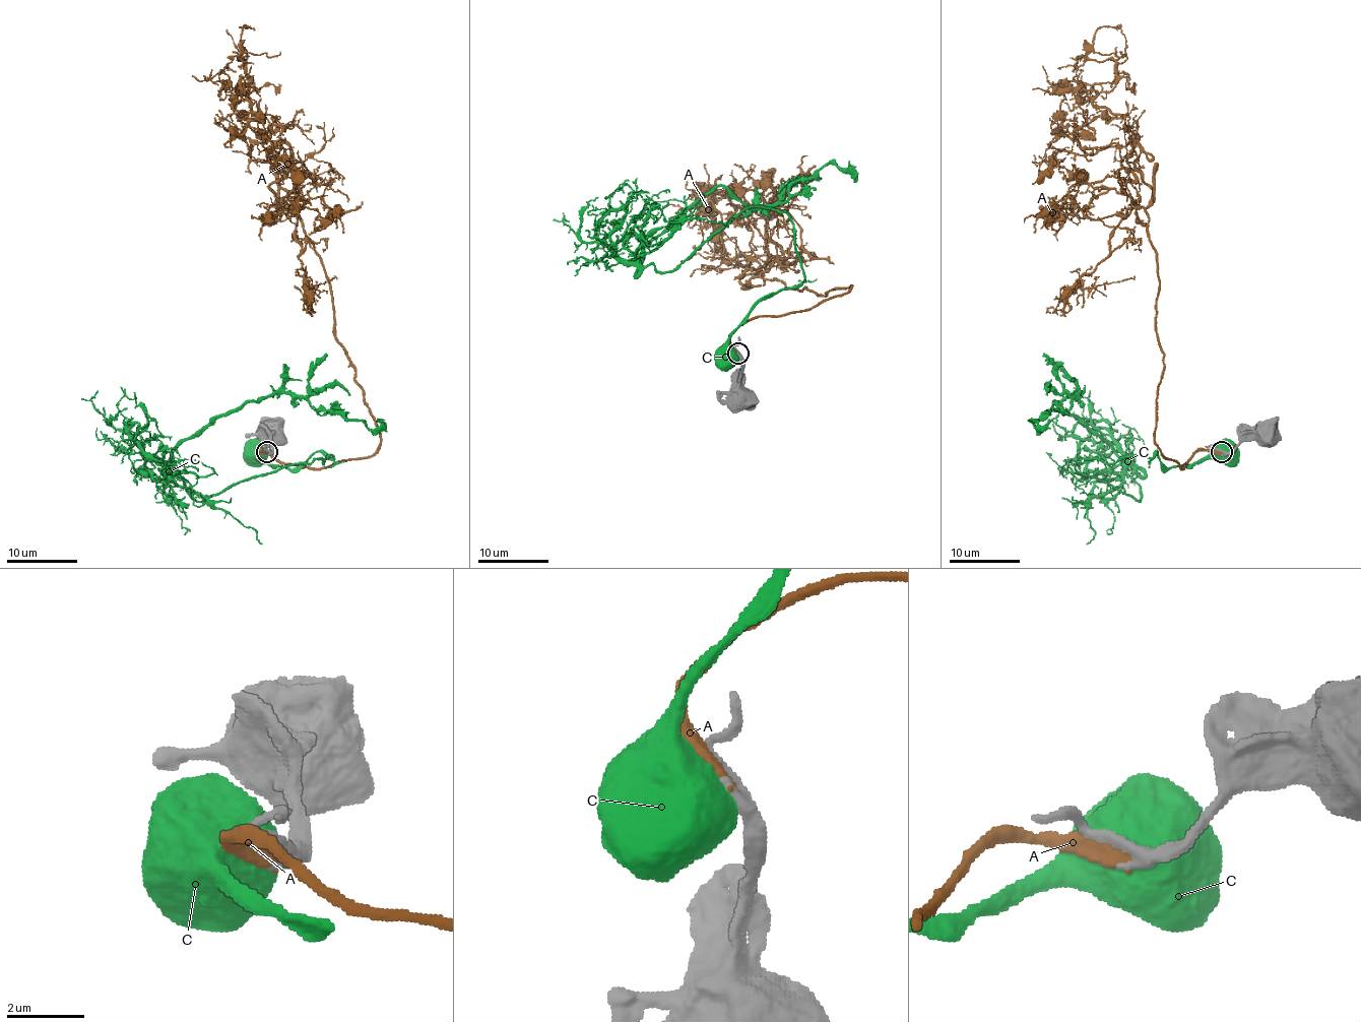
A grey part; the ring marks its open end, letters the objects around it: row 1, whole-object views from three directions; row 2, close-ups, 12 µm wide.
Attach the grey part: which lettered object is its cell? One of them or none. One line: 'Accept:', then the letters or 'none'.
Accept: A

